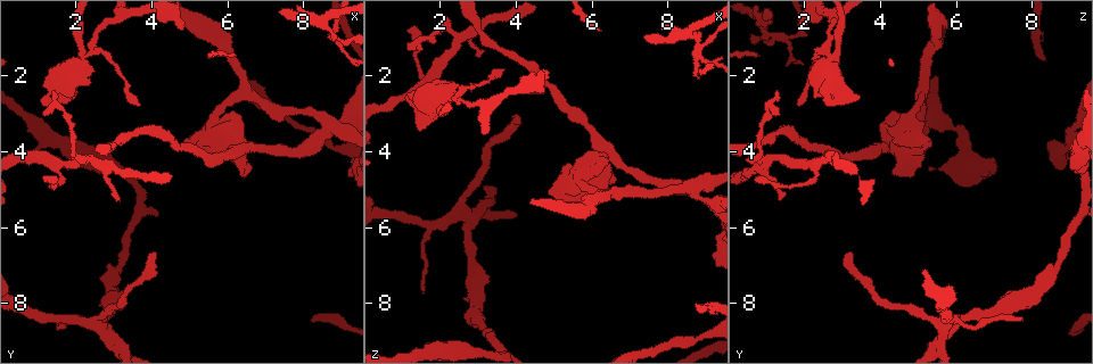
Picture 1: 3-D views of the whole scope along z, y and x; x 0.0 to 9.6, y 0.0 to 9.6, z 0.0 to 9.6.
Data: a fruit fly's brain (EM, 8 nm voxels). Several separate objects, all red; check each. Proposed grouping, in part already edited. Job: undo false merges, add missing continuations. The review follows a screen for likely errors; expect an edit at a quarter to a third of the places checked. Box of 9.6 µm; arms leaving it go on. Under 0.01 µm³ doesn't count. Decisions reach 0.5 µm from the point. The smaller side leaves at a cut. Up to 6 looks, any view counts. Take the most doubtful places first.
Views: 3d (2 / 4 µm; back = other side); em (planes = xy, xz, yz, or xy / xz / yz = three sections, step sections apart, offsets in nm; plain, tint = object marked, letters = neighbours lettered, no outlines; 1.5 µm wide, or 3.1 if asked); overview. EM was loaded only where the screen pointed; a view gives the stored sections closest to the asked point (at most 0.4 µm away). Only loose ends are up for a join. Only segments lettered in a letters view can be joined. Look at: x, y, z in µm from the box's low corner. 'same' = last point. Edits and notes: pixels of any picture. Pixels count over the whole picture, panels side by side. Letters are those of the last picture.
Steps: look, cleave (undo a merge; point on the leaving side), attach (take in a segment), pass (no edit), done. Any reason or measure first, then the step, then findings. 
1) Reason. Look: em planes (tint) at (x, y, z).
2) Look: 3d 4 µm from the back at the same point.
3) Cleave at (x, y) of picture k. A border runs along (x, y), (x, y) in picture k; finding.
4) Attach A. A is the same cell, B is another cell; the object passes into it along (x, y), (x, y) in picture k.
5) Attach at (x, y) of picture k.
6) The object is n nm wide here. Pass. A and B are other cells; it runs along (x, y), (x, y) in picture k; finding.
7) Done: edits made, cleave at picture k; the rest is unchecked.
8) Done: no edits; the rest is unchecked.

Abrupt turn. Look: em planes (plain) at (8.70, 3.40, 5.10).

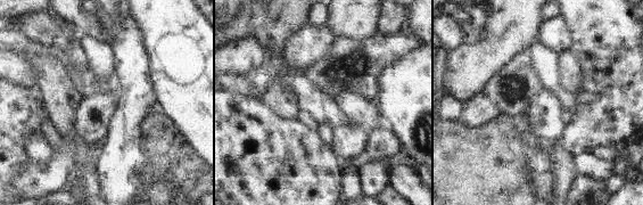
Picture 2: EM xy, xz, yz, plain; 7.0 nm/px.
What lies round it. Look: em planes (letters) at the same point.

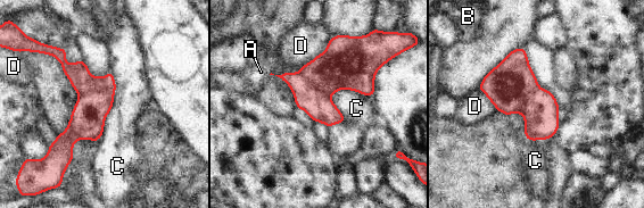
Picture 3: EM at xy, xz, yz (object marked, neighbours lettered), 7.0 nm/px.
Cleave at (88, 117) of picture 3. A, B, C and D are other cells; a second neuron is stuck on.

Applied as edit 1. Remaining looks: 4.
Redraw. Look: overview.

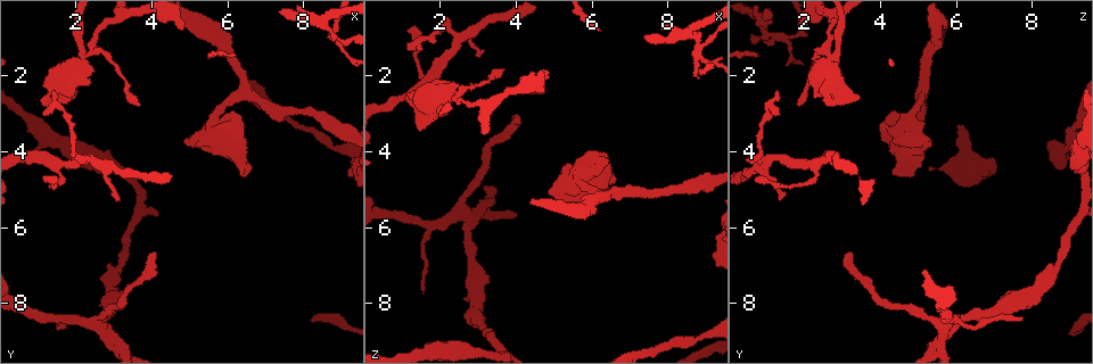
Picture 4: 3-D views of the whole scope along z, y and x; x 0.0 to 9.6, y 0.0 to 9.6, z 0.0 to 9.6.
Four or more arms meet. Look: 3d 2 µm at (8.75, 0.95, 1.50).

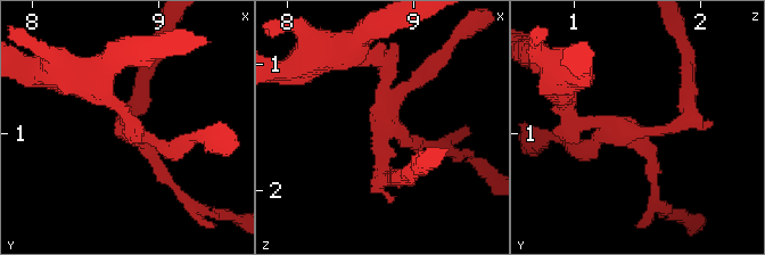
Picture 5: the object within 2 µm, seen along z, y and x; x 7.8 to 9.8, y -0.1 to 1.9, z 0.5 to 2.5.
4 arms meet here. Look: em xy step 8 (letters) at (8.78, 1.00, 1.46).

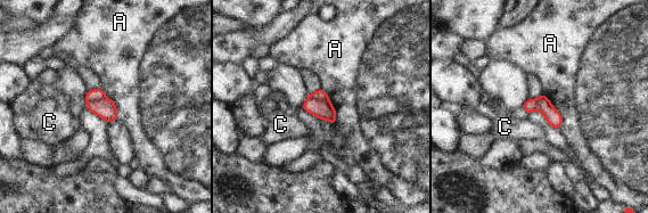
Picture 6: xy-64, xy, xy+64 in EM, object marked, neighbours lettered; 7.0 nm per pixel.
Another direction. Look: em planes (letters) at the same point.

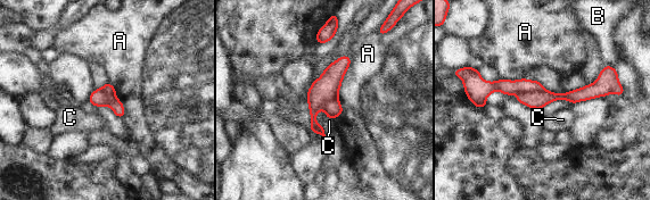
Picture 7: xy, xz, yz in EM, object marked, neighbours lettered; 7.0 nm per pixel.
Cleave at (537, 100) of picture 7. A, B and C are other cells; the part that leaves runs along (610, 88), (576, 96), (519, 98) in picture 7; a second neuron is stuck on.

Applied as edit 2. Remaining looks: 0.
Done: edits made, cleave at picture 3, cleave at picture 7; the rest is unchecked.

